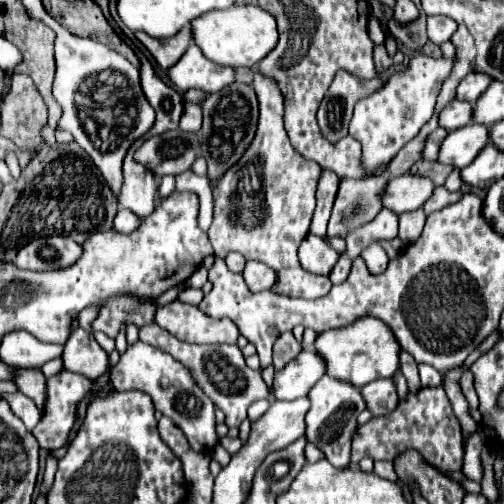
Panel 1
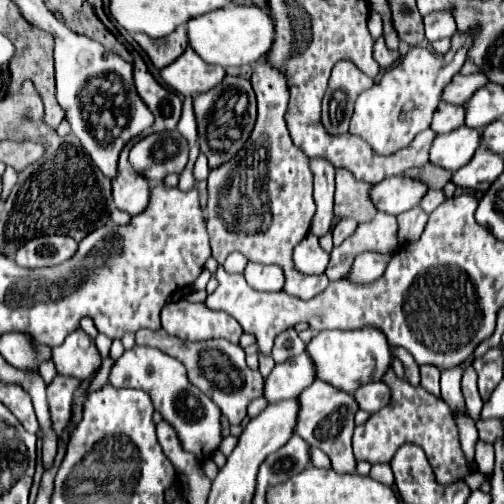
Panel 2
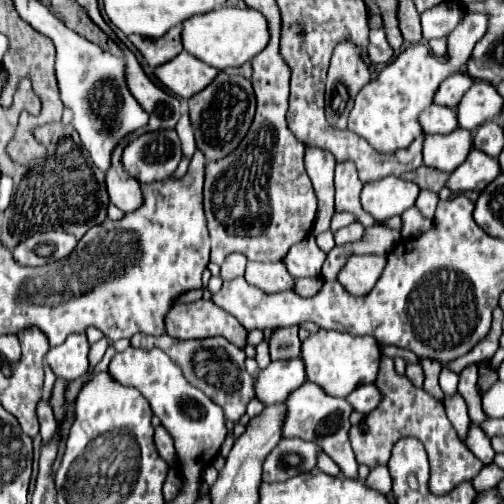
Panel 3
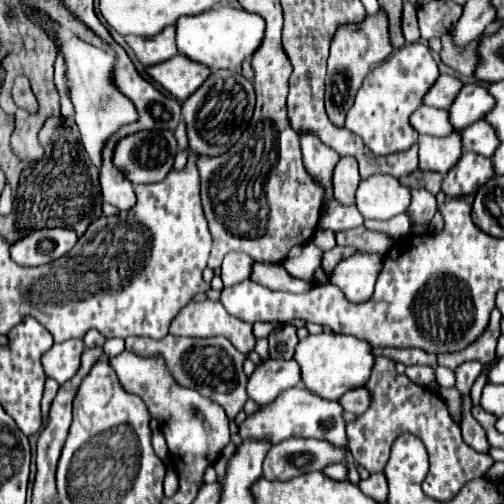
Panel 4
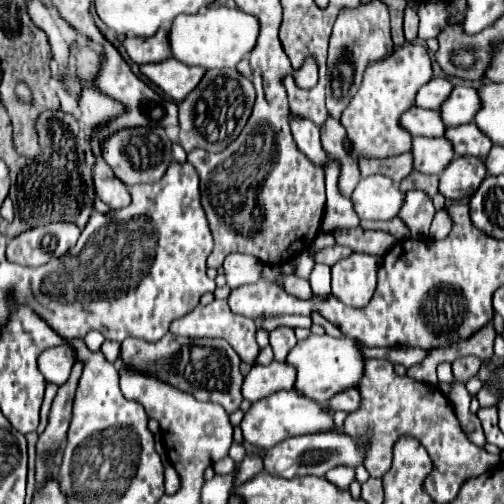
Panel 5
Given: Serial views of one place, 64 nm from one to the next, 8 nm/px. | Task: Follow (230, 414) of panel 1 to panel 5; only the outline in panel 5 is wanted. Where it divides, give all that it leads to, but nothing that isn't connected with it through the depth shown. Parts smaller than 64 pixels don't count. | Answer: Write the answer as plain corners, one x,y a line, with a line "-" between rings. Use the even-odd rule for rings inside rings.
170,332
158,342
126,338
122,342
120,360
130,368
136,368
164,382
170,382
184,392
192,392
198,400
216,402
224,406
228,414
236,412
244,400
240,392
244,382
244,376
240,374
240,356
236,354
236,350
232,350
232,346
226,340
220,340
220,338
192,340
192,338
172,336

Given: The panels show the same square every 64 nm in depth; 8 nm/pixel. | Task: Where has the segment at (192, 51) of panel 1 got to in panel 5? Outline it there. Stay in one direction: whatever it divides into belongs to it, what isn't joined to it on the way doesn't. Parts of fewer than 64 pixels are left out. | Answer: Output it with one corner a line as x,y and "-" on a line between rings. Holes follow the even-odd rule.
168,58
164,62
156,64
144,64
140,66
140,72
150,78
156,86
160,86
172,100
180,102
204,76
204,68
188,68
188,64
180,64
176,58

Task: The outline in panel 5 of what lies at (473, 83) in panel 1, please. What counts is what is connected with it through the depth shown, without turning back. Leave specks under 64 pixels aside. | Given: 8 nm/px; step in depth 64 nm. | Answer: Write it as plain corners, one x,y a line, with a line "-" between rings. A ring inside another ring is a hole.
432,78
426,86
420,88
418,96
416,96
416,106
420,108
440,108
440,104
444,104
444,100
452,94
454,84
448,78

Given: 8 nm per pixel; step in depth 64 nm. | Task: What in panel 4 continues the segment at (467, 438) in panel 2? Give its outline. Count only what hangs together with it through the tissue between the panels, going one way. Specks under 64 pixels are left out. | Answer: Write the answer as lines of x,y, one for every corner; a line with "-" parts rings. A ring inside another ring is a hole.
440,388
440,396
448,404
450,416
460,424
462,422
462,396
456,388

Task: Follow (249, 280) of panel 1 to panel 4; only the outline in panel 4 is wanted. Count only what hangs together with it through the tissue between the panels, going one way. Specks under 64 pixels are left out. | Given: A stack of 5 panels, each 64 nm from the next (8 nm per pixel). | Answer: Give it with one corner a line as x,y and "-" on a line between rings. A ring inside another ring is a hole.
252,264
252,274
250,280
254,280
256,284
264,284
266,288
272,290
286,290
286,292
308,292
310,290
310,282
292,278
282,264

